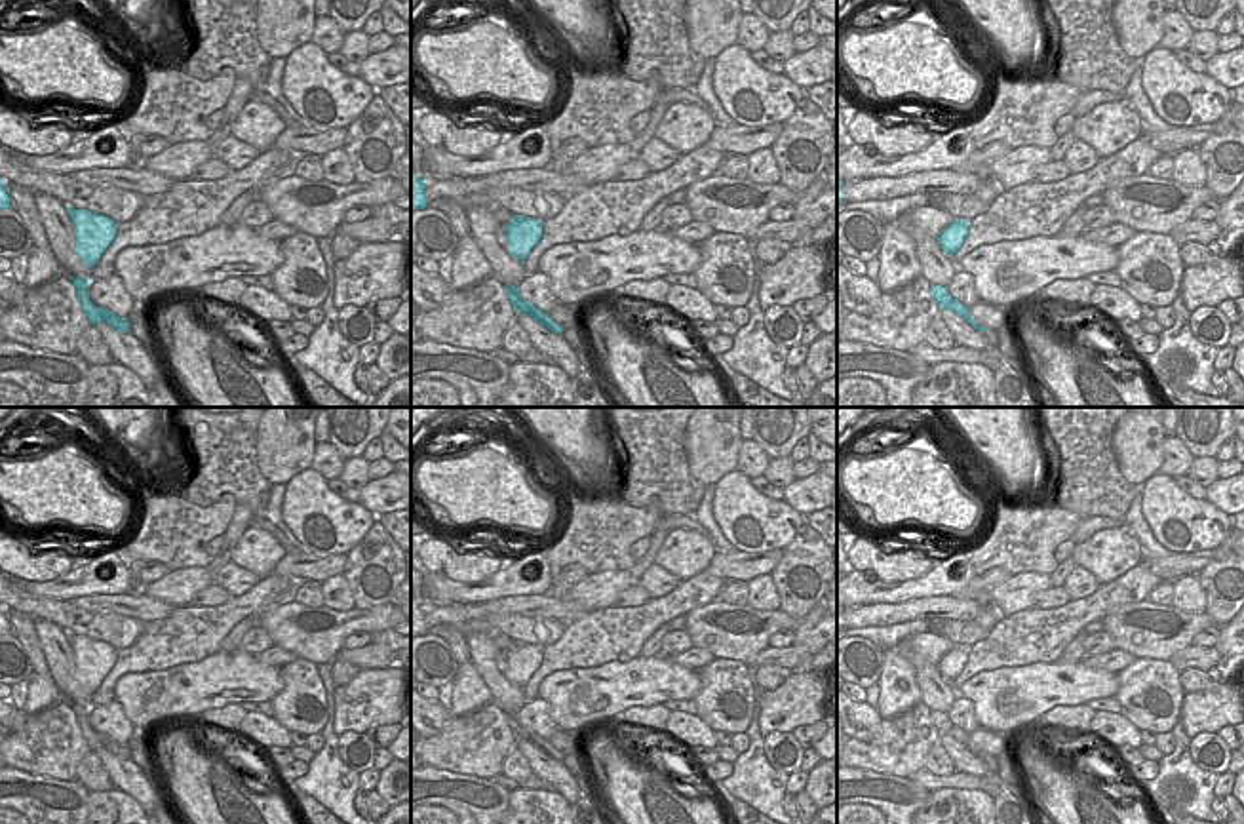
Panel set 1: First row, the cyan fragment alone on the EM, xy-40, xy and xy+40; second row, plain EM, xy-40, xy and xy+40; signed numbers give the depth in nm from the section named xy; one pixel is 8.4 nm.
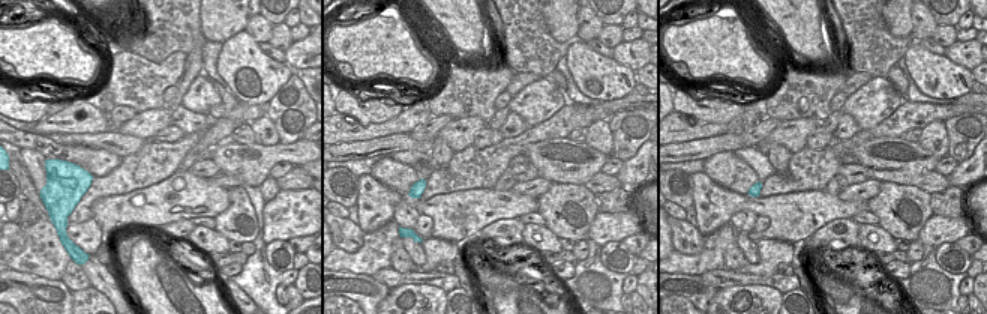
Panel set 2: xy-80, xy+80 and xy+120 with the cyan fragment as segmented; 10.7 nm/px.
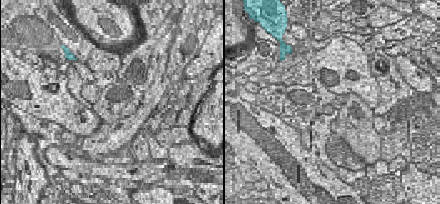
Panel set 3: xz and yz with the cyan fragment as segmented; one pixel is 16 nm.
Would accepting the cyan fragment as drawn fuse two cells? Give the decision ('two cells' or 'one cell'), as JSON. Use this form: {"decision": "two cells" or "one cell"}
{"decision": "one cell"}

